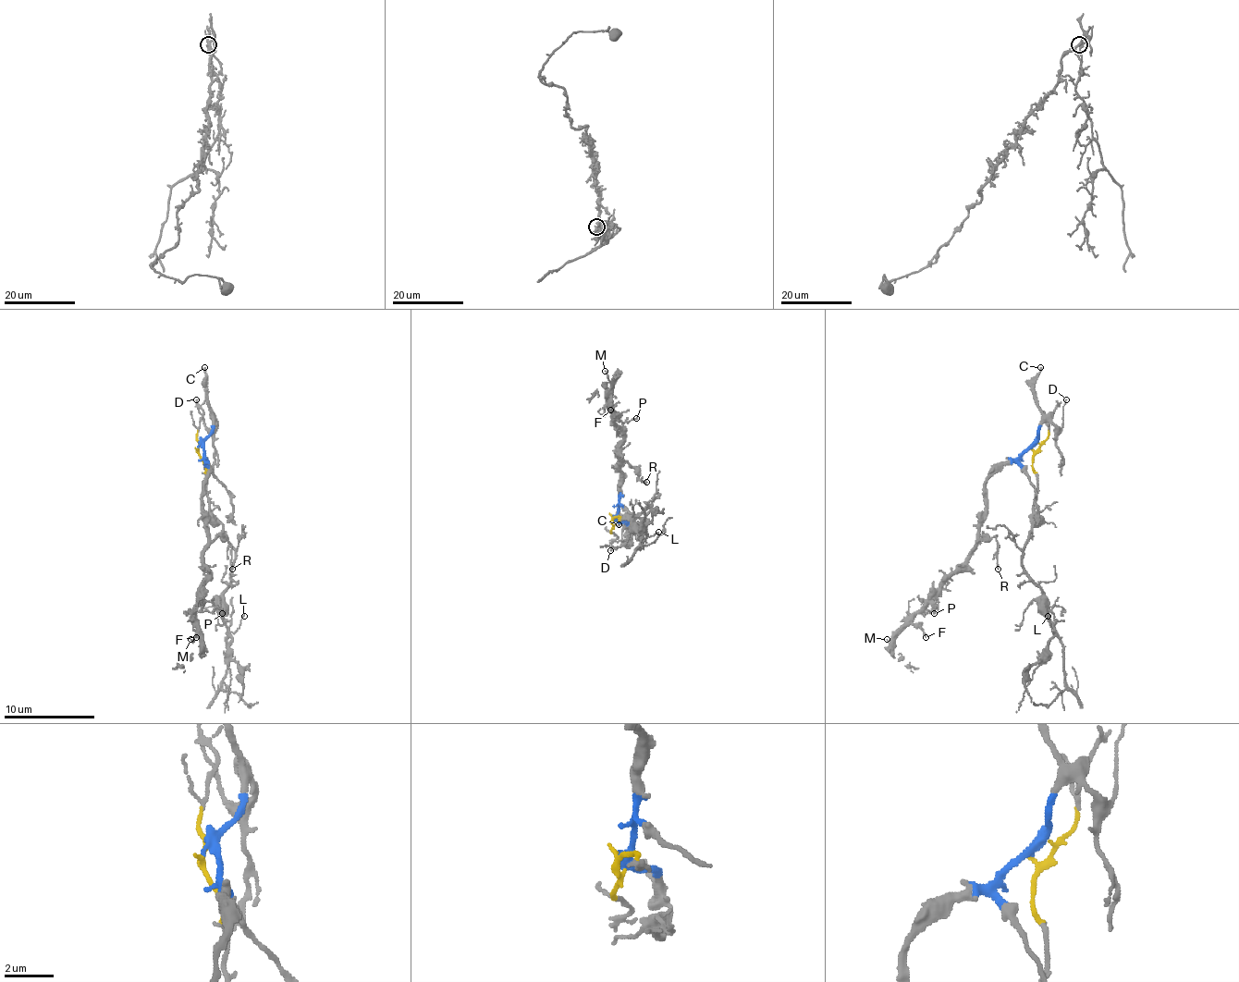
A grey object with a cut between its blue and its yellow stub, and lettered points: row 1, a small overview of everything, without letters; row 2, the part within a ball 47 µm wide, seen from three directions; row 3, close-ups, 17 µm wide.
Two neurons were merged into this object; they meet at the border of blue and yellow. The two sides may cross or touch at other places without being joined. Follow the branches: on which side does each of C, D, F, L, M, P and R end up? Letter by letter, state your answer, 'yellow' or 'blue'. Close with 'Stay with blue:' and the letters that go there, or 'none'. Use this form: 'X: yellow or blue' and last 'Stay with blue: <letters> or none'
C: blue
D: blue
F: blue
L: yellow
M: blue
P: blue
R: blue
Stay with blue: C, D, F, M, P, R

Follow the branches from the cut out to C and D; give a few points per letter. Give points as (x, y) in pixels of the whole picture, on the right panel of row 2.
C: (1032, 447), (1040, 428), (1040, 411), (1034, 389), (1034, 376), (1040, 367)
D: (1032, 447), (1045, 422), (1059, 428), (1061, 426), (1066, 398)

